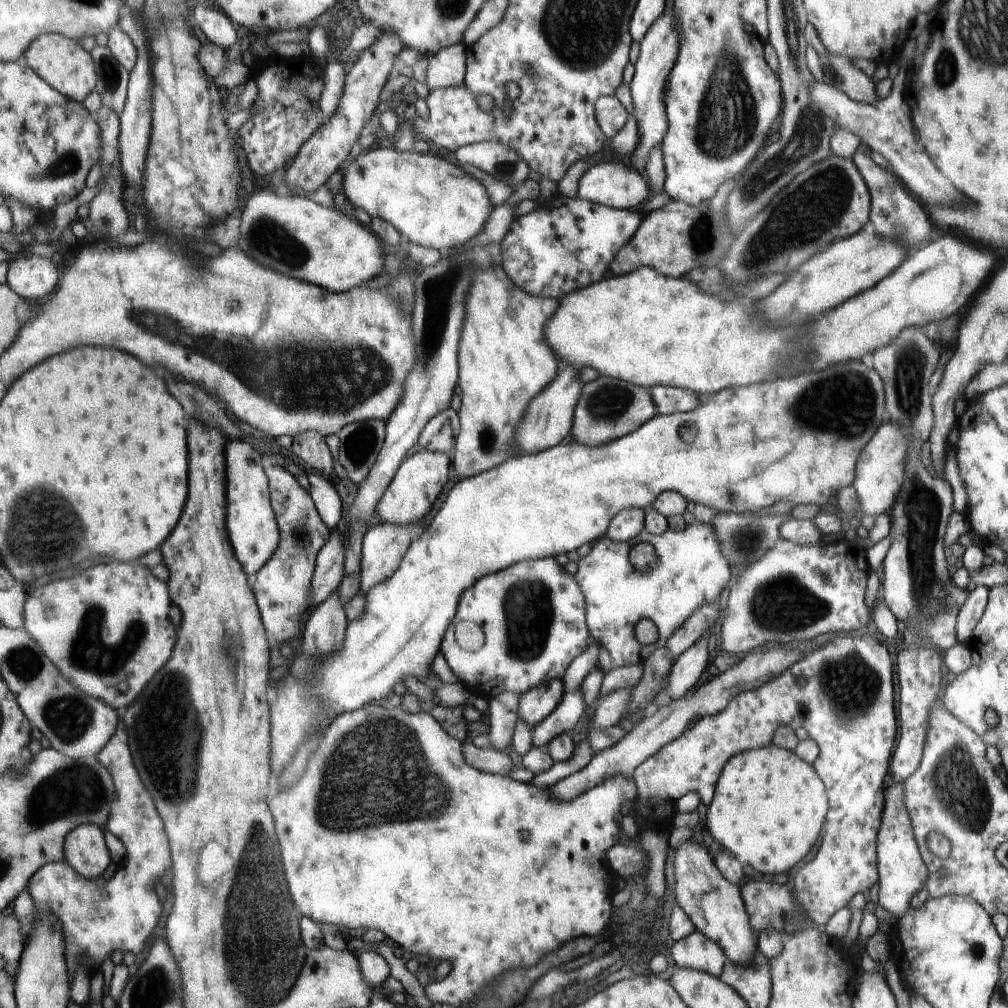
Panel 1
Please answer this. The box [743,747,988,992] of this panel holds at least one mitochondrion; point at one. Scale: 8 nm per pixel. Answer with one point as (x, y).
(784, 918)

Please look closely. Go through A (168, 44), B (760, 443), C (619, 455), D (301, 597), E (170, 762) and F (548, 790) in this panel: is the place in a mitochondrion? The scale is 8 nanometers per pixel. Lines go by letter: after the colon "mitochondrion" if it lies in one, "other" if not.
A: other
B: other
C: other
D: other
E: mitochondrion
F: other

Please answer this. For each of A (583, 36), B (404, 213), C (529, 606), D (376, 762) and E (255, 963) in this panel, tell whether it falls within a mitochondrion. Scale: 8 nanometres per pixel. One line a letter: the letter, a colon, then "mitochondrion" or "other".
A: mitochondrion
B: other
C: mitochondrion
D: mitochondrion
E: mitochondrion

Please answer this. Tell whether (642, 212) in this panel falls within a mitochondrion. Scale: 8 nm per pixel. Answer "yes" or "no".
no

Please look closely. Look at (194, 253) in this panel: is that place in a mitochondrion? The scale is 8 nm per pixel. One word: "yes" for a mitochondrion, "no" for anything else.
no

